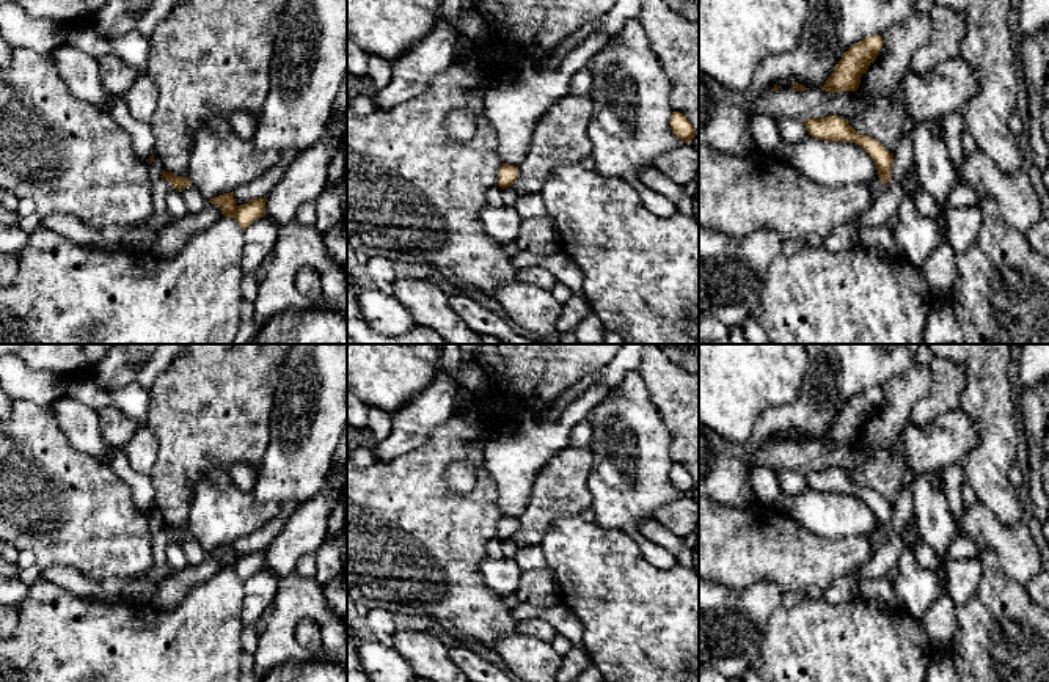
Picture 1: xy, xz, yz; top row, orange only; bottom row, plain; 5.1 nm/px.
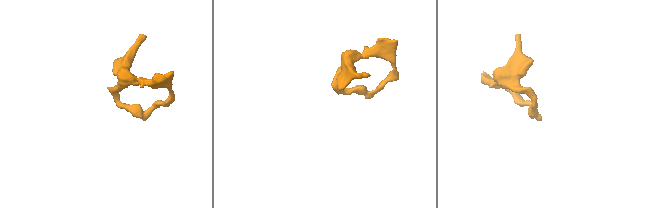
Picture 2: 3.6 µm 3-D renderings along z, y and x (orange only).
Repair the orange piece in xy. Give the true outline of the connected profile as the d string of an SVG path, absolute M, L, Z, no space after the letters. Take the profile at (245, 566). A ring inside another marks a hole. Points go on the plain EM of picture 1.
M234 544L218 547L207 555L215 556L223 563L225 569L234 570L242 581L247 581L254 572L265 567L267 548L250 552L247 556L236 556Z

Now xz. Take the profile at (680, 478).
M672 464L669 476L672 486L677 487L683 495L693 493L694 481L683 465Z

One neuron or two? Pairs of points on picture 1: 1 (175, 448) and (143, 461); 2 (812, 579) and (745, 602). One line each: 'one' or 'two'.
1: two
2: two

